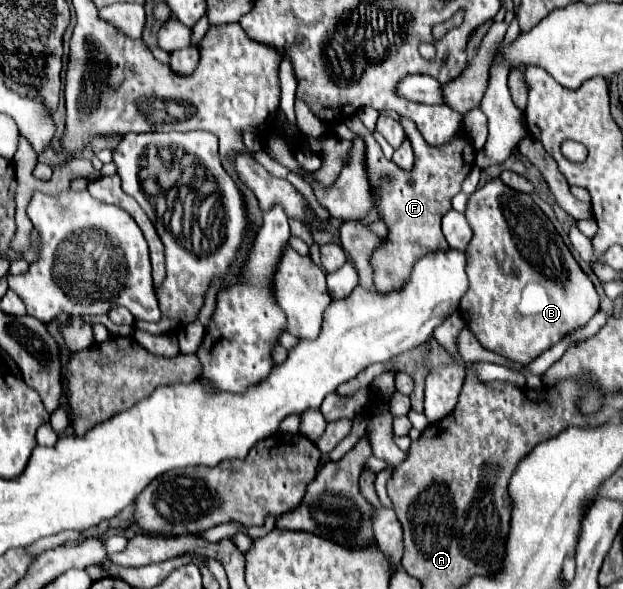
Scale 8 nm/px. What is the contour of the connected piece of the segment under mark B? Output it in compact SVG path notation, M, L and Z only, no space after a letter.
M491 180L487 182L483 188L477 188L473 194L471 194L471 200L467 204L467 212L465 212L465 218L469 222L469 226L473 228L473 240L467 248L467 258L471 258L471 262L467 264L467 276L469 276L469 290L467 294L463 296L461 300L461 316L467 324L467 328L473 332L473 336L479 340L479 344L485 348L485 350L491 350L495 354L501 354L505 358L527 358L527 360L535 360L543 350L549 350L551 346L555 346L555 342L559 342L565 334L569 334L571 330L575 328L581 328L585 326L593 316L595 312L599 310L599 296L597 296L597 290L591 282L591 278L581 270L581 266L577 264L577 260L571 256L569 248L565 246L565 242L561 240L561 236L557 234L555 226L551 224L551 220L541 212L541 208L533 202L533 198L529 194L523 194L523 192L515 192L511 190L509 186L503 184L503 180Z

